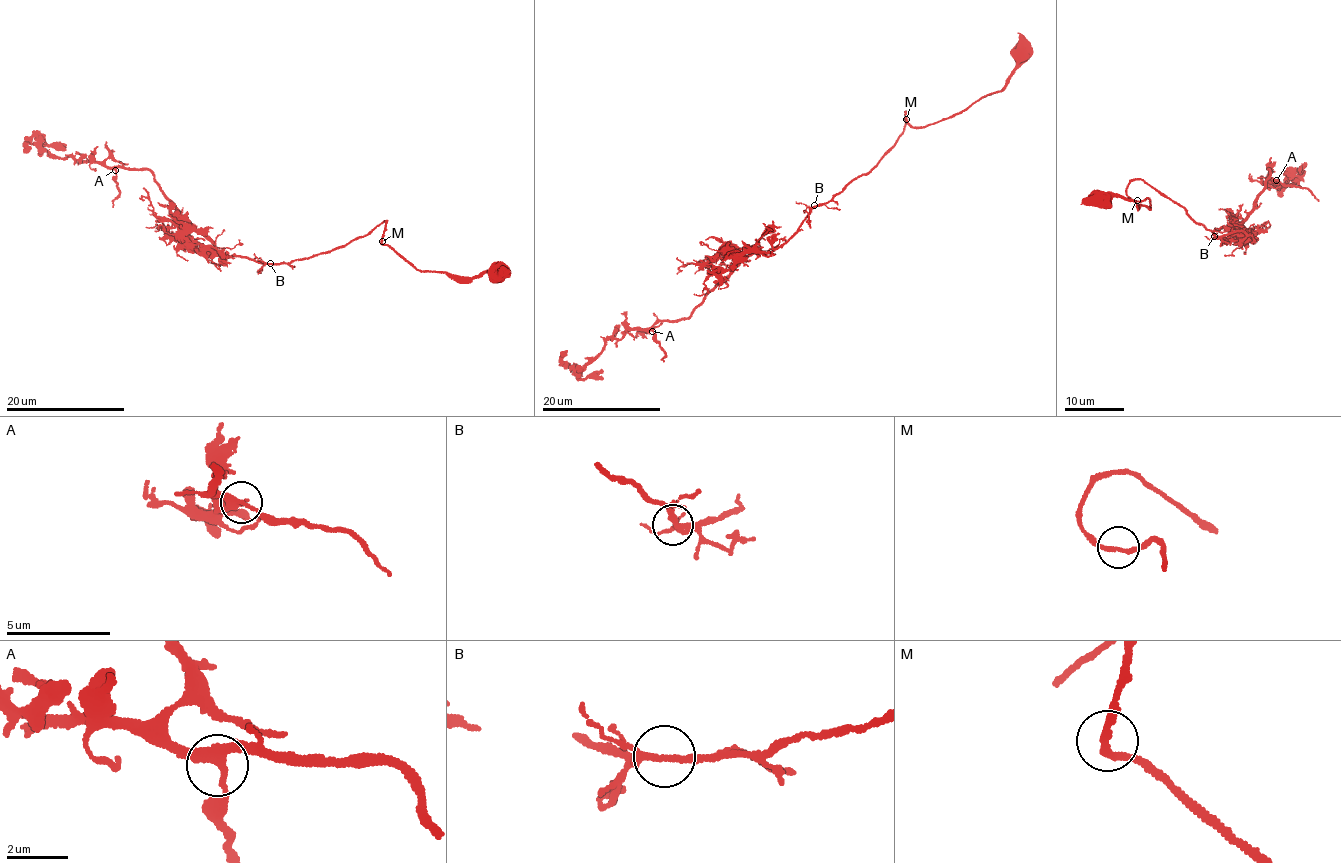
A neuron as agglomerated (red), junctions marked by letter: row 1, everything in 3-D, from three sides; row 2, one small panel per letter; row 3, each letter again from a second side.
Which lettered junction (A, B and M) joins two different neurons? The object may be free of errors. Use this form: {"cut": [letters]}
{"cut": []}

